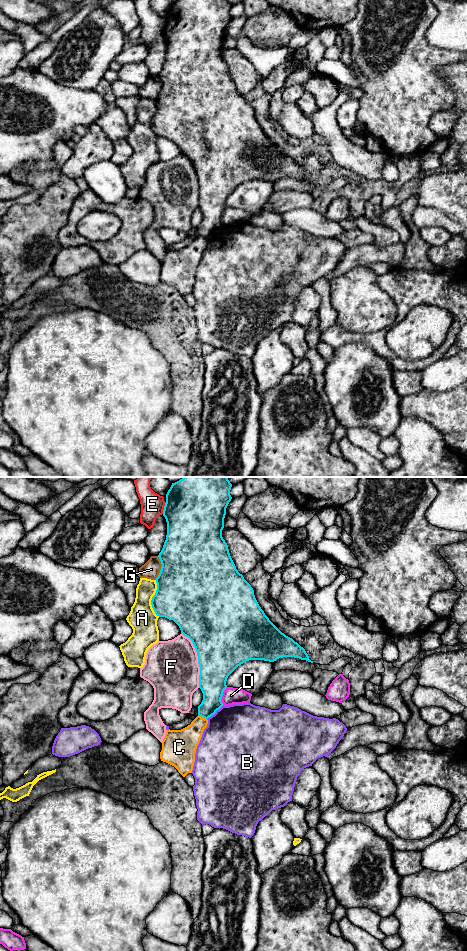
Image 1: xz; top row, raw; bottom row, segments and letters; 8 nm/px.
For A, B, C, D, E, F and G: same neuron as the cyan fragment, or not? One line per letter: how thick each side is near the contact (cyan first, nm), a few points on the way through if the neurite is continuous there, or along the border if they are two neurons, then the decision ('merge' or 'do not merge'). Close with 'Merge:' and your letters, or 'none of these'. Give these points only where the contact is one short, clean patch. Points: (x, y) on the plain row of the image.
A: calibres 420 and 220 nm; do not merge
B: calibres 220 and 500 nm; do not merge
C: calibres 190 and 200 nm; do not merge
D: calibres 260 and 130 nm; do not merge
E: calibres 480 and 190 nm; do not merge
F: calibres 460 and 420 nm; do not merge
G: calibres 500 and 140 nm; do not merge
Merge: none of these

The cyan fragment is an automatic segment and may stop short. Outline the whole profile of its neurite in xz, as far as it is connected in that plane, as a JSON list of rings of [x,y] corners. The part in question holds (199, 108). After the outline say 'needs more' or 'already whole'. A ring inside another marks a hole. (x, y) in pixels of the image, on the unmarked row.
[[[179,0],[172,3],[163,30],[167,55],[158,75],[162,87],[156,98],[157,110],[151,120],[155,134],[173,140],[179,146],[181,154],[188,157],[195,167],[200,187],[199,208],[203,213],[198,236],[205,239],[223,226],[221,218],[227,208],[227,198],[244,182],[274,182],[279,178],[294,177],[313,183],[303,167],[269,140],[258,124],[253,108],[236,89],[228,65],[222,57],[226,28],[232,19],[231,7],[229,0]]] | already whole

